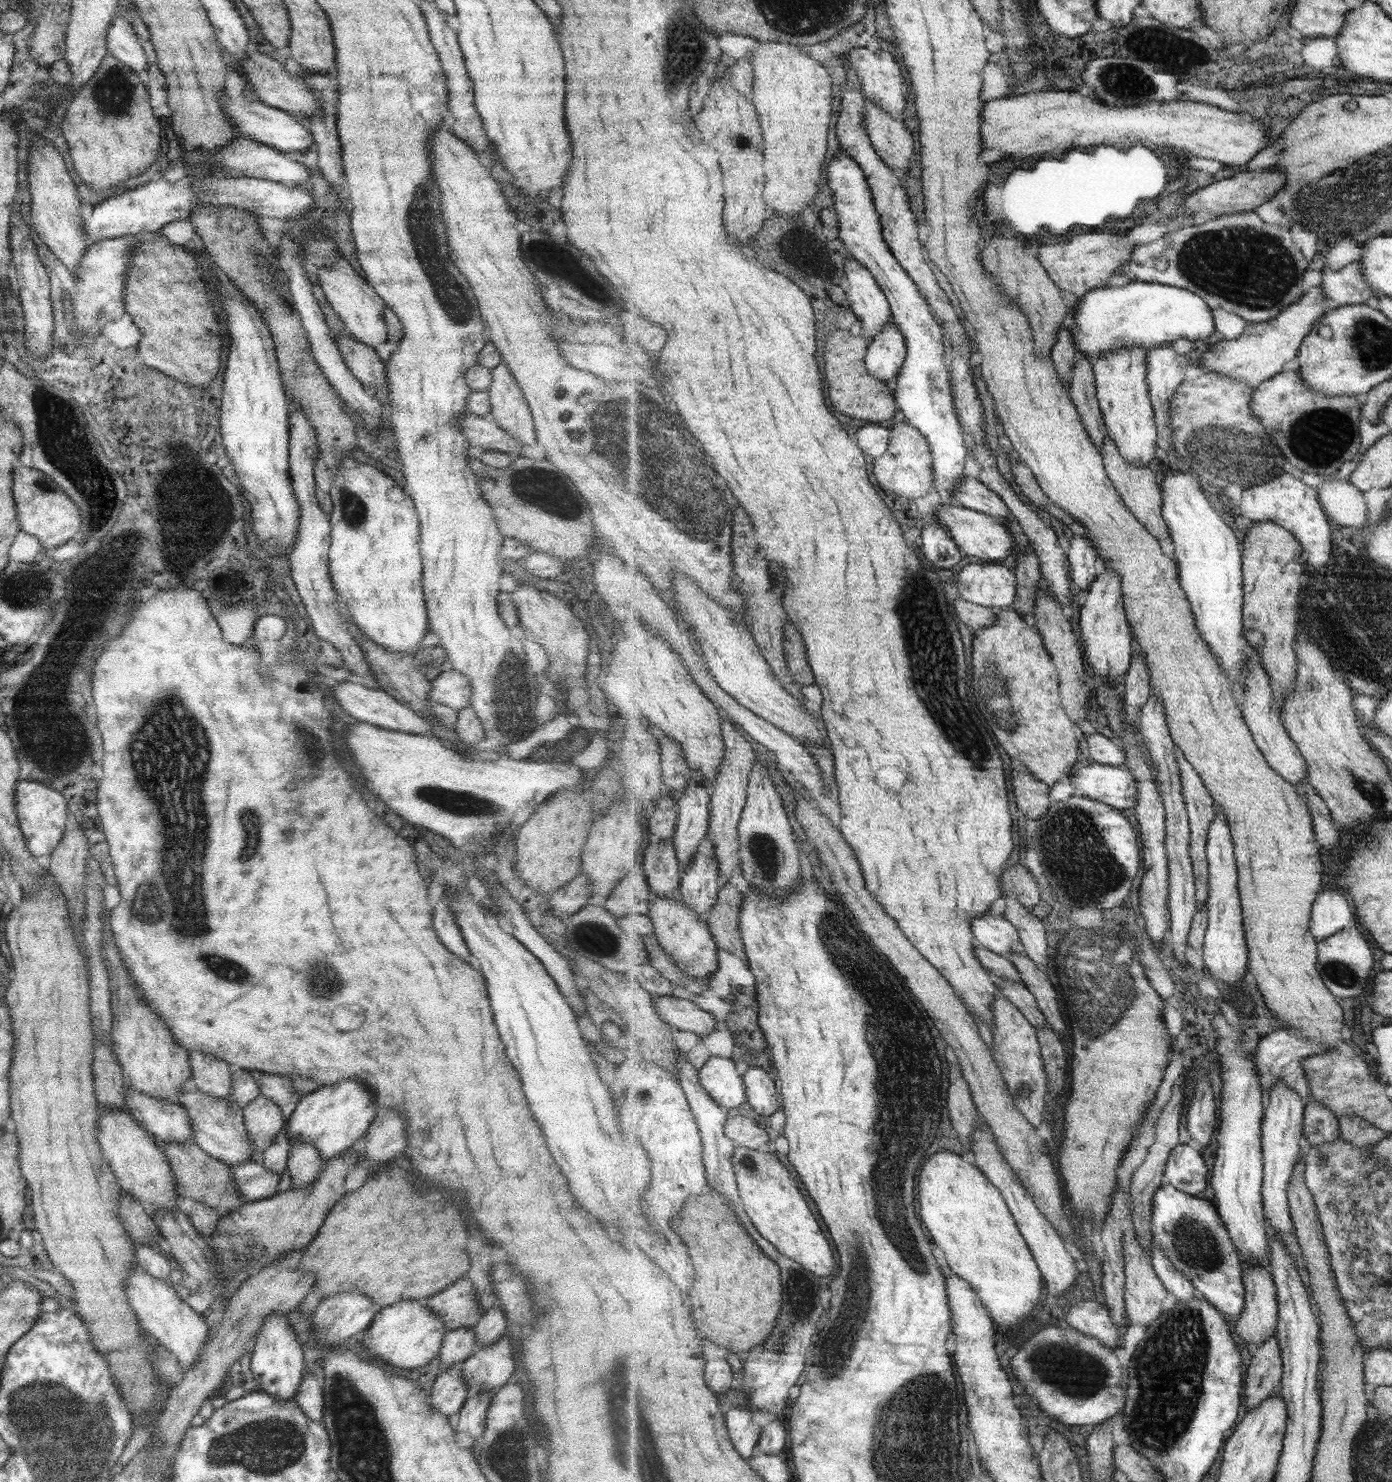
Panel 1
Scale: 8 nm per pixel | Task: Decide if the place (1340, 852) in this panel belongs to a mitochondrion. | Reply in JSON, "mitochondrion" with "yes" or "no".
{"mitochondrion":"no"}

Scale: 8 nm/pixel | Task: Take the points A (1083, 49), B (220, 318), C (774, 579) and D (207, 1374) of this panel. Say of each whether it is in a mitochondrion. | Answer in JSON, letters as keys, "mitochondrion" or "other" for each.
{"A":"other","B":"other","C":"other","D":"other"}

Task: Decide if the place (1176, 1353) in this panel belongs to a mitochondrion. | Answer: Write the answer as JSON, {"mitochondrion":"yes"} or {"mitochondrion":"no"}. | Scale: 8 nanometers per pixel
{"mitochondrion":"yes"}

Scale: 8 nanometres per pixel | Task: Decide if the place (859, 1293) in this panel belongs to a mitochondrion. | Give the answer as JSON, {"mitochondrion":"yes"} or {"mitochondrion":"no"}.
{"mitochondrion":"yes"}

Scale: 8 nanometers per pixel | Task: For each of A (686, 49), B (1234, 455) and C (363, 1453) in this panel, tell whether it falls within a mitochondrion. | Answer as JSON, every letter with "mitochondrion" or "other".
{"A":"mitochondrion","B":"mitochondrion","C":"mitochondrion"}

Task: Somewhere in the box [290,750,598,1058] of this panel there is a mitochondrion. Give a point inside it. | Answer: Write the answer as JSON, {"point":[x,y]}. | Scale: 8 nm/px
{"point":[457,803]}

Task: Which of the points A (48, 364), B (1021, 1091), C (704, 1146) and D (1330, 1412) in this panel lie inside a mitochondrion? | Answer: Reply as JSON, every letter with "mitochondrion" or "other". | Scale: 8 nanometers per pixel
{"A":"other","B":"other","C":"other","D":"other"}

